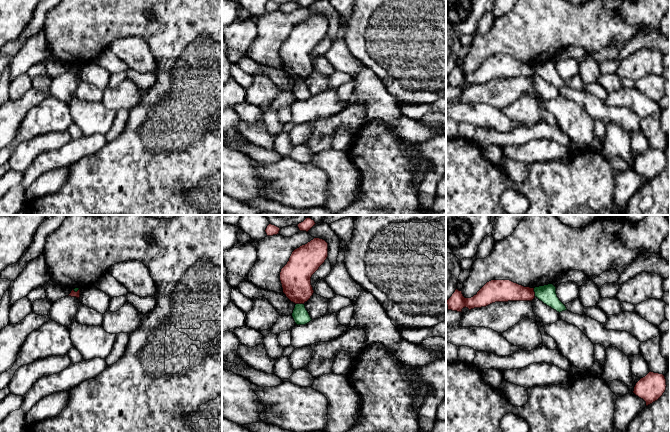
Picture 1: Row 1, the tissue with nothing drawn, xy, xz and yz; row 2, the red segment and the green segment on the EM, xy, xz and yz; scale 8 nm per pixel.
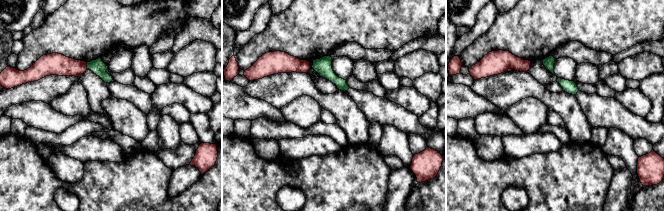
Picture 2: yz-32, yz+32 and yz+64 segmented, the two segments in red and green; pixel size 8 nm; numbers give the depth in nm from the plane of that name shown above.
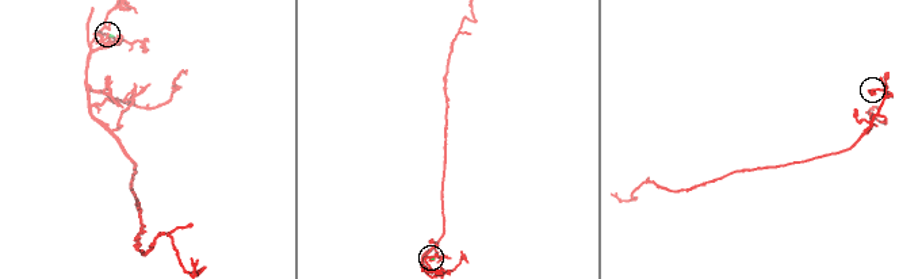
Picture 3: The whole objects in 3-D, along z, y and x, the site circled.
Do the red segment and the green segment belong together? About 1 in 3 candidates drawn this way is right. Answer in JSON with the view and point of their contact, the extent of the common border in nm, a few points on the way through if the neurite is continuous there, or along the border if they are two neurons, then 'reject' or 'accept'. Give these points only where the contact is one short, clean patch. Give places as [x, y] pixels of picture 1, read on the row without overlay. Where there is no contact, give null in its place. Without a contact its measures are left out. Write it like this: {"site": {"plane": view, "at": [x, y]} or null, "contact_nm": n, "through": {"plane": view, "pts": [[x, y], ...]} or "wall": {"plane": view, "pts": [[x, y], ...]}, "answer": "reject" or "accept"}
{"site": {"plane": "yz", "at": [534, 68]}, "contact_nm": 70, "wall": {"plane": "yz", "pts": [[533, 64], [535, 72]]}, "answer": "reject"}

